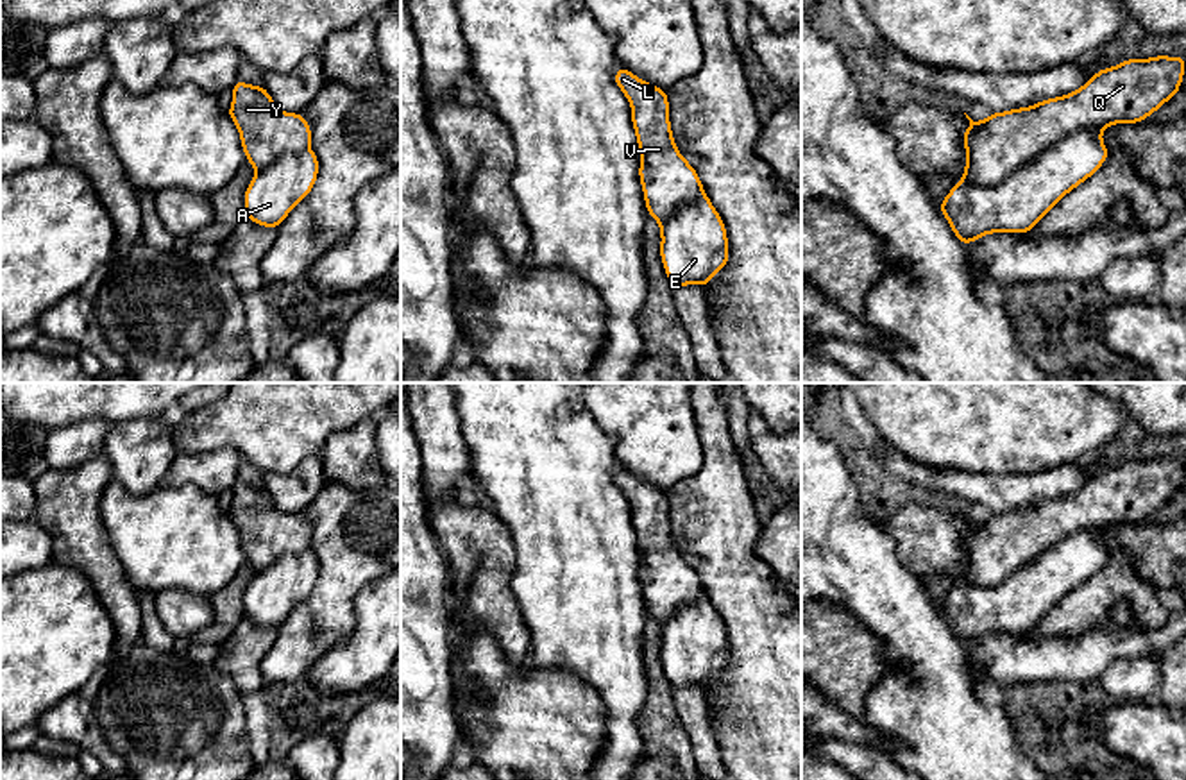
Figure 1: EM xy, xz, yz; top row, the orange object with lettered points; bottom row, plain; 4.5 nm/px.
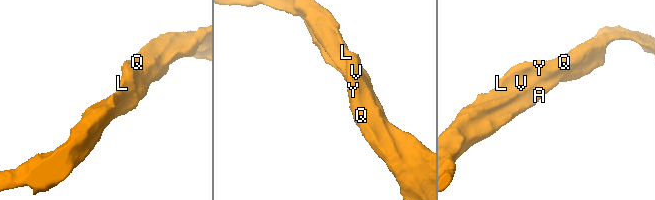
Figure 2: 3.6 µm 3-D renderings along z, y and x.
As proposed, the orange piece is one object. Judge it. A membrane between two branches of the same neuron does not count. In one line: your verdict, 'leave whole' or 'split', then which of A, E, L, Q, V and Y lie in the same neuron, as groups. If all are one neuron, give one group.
leave whole | A E L Q V Y

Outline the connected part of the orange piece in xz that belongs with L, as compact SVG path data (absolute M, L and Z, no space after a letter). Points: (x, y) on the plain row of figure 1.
M621 467L614 476L631 508L646 612L660 626L660 660L673 687L699 685L728 666L726 628L703 583L680 555L667 492Z

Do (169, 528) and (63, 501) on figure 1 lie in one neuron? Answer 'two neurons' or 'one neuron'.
two neurons

